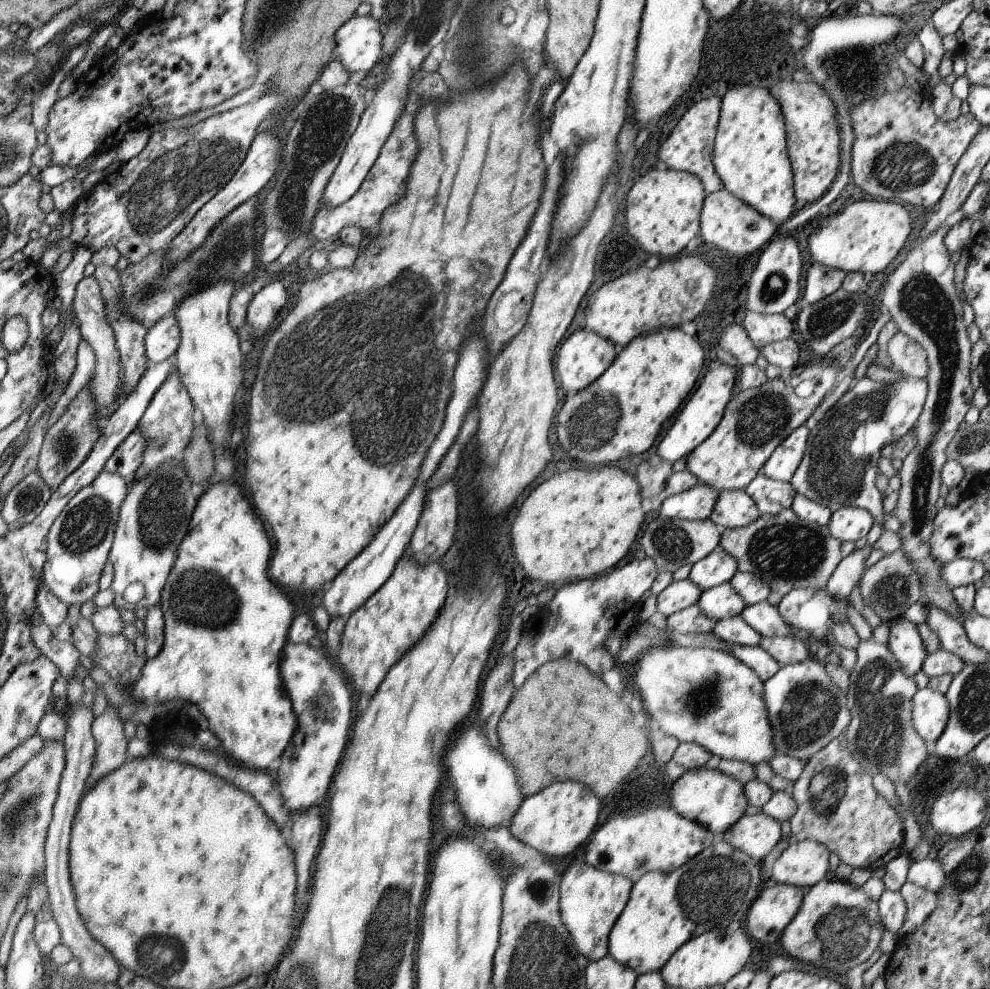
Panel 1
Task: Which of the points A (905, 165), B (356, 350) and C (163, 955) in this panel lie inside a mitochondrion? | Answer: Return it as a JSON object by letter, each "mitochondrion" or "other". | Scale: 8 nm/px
{"A":"mitochondrion","B":"mitochondrion","C":"mitochondrion"}

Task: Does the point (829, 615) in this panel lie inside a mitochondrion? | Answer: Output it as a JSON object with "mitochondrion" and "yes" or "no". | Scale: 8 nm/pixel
{"mitochondrion":"no"}

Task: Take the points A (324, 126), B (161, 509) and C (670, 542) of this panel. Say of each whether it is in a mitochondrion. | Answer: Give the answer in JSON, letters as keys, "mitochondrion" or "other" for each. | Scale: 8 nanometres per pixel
{"A":"mitochondrion","B":"mitochondrion","C":"mitochondrion"}

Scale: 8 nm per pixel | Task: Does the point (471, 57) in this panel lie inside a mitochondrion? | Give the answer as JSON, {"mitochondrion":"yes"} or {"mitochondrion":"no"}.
{"mitochondrion":"yes"}

